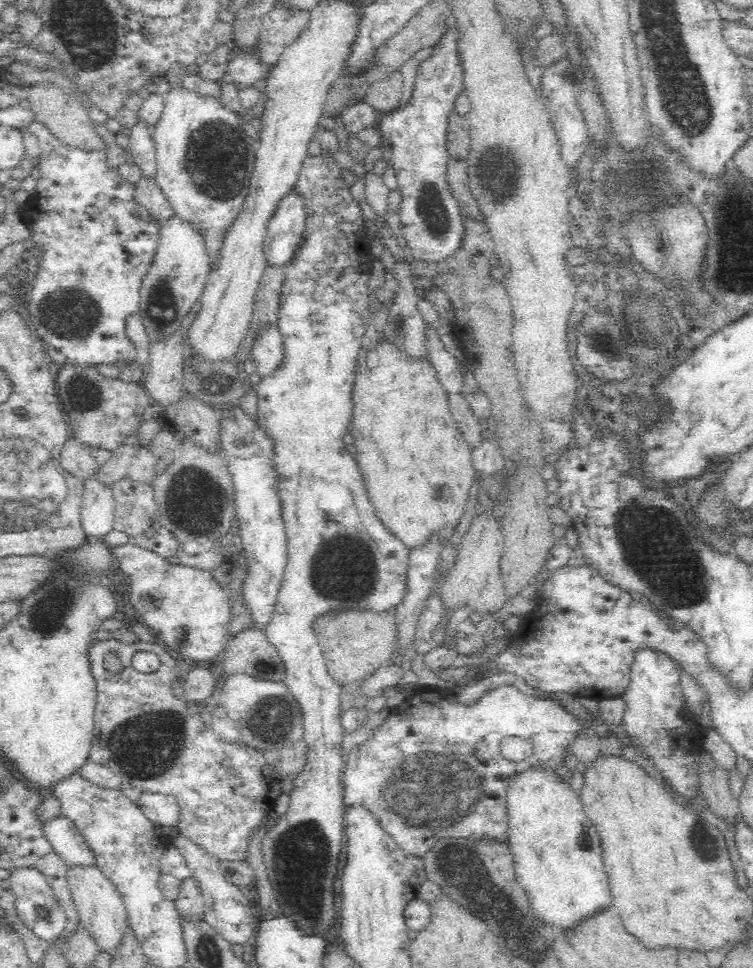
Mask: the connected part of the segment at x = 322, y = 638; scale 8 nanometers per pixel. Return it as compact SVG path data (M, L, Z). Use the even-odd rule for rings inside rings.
M394 611L387 614L388 616L368 616L368 612L342 612L340 616L319 616L314 622L314 633L324 657L328 678L336 685L341 687L350 682L357 683L391 658L397 631L394 627Z

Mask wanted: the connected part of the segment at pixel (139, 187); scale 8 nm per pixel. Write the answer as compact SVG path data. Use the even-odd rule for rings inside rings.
M141 178L134 185L132 199L134 199L136 205L142 209L146 209L152 215L152 219L160 225L160 228L169 218L173 218L172 209L170 209L166 199L160 194L155 180Z

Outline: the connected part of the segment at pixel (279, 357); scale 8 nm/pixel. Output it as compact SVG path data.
M277 328L264 329L253 344L249 357L256 362L261 378L274 375L283 366L286 354L283 341Z

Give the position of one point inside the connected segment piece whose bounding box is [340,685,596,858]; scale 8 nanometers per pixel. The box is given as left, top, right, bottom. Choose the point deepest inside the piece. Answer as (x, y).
(462, 786)

